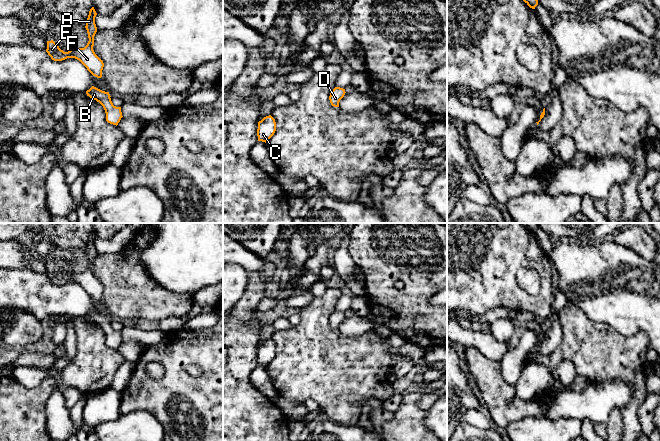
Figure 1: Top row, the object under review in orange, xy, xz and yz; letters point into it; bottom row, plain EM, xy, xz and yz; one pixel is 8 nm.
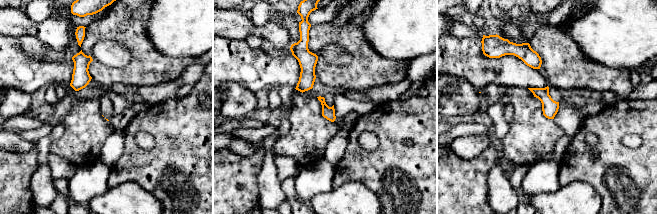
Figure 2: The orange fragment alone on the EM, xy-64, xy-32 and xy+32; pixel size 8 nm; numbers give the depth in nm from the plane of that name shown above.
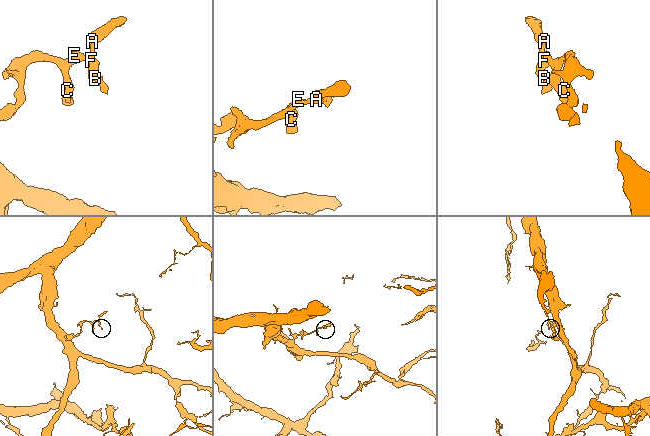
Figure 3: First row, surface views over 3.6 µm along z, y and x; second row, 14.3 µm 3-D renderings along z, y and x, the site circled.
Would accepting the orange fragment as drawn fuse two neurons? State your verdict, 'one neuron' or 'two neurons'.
one neuron

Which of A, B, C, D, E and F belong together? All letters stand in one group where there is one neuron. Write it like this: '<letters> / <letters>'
A B C D E F

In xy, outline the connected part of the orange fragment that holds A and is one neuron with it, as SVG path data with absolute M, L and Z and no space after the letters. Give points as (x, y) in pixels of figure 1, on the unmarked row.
M92 231L89 235L85 250L89 265L84 272L71 273L68 276L64 276L53 264L51 264L47 265L46 276L54 285L62 285L67 282L75 282L79 284L93 300L101 302L104 287L93 274L94 260L97 256L97 251L95 248L96 239L97 237L94 231Z

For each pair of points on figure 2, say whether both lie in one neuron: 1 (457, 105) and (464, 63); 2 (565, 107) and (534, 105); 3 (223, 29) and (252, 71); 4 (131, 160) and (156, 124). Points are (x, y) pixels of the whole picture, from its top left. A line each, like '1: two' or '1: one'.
1: two
2: two
3: two
4: one

